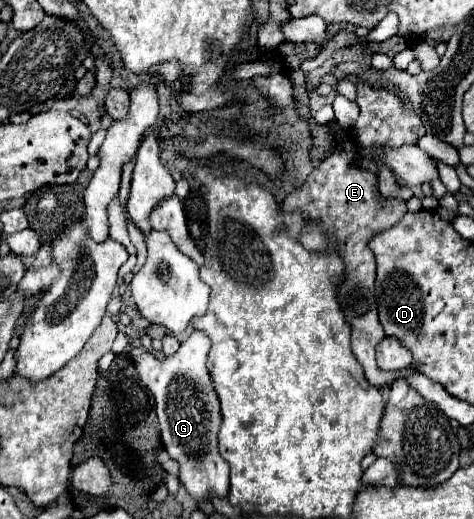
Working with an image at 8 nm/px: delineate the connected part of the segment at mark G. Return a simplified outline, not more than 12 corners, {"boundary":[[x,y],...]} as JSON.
{"boundary":[[211,342],[133,358],[187,492],[229,496]]}

